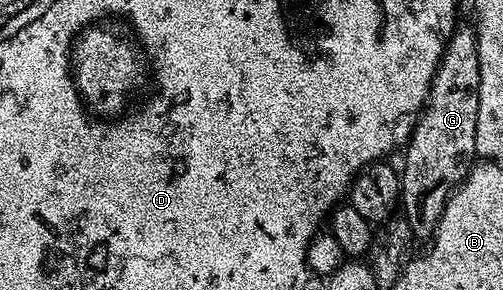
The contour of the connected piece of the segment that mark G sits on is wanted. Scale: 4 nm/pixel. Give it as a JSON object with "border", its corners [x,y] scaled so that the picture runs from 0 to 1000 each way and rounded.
{"border":[[[915,83],[889,134],[889,159],[881,169],[873,228],[861,259],[849,355],[827,414],[825,448],[799,531],[797,734],[809,752],[819,821],[855,824],[865,814],[865,790],[873,779],[889,690],[920,628],[946,538],[954,300],[948,121],[934,83]]]}

